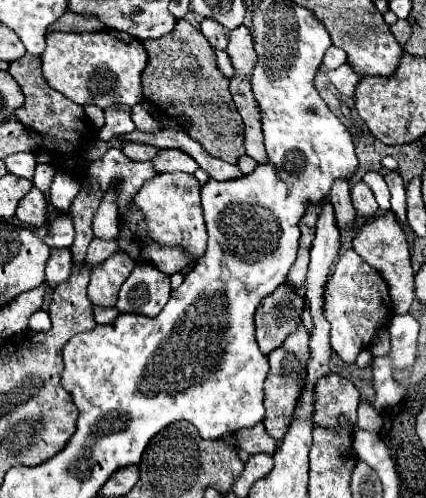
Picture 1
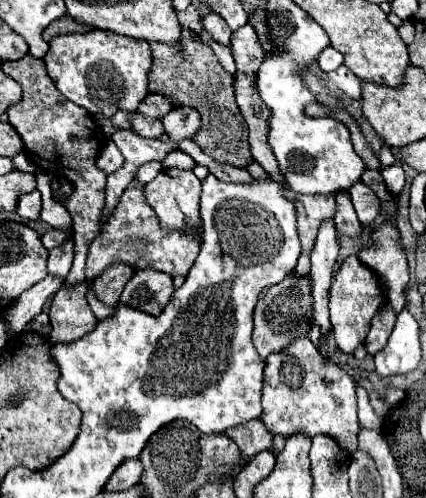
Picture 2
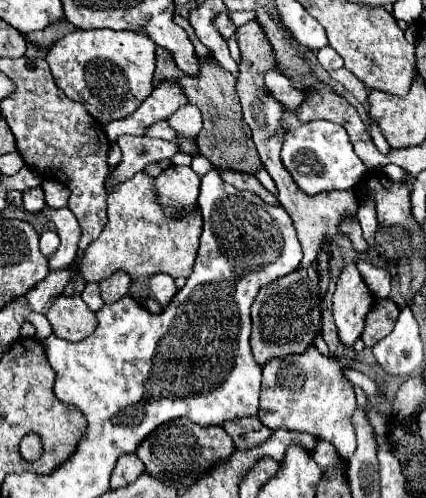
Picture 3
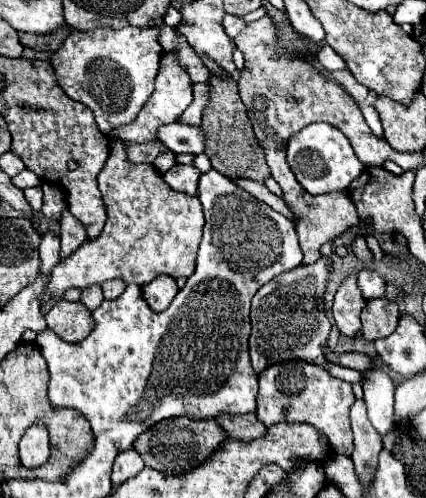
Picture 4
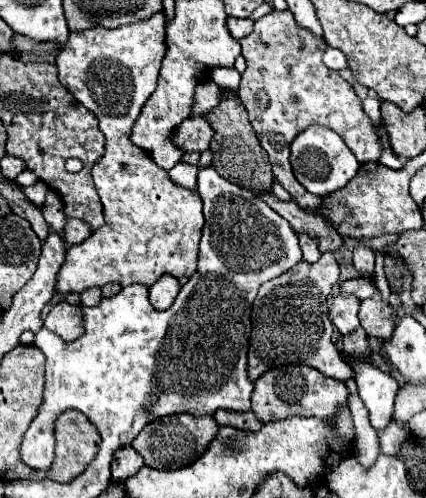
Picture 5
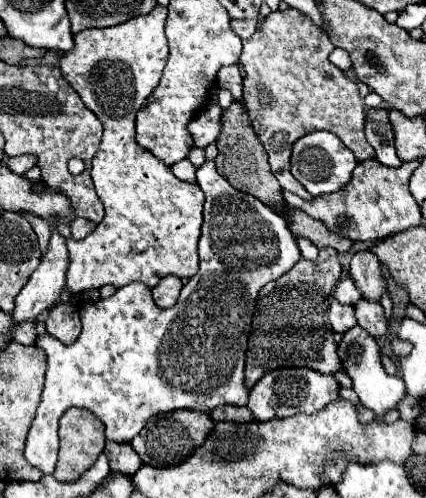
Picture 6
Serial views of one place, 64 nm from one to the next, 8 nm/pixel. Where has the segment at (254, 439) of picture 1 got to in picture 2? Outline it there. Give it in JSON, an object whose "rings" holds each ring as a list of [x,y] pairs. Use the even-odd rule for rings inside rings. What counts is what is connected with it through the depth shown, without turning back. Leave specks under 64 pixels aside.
{"rings":[[[252,420],[248,426],[232,428],[228,434],[238,444],[240,452],[250,458],[252,454],[272,448],[272,434],[266,430],[266,426],[260,420]]]}

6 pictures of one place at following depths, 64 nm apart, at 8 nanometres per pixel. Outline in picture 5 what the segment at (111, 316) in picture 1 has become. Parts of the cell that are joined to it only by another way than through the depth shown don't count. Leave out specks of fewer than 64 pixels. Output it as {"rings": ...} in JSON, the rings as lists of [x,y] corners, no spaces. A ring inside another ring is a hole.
{"rings":[[[90,288],[80,294],[80,300],[82,300],[82,306],[98,306],[102,300],[102,292],[100,288]]]}

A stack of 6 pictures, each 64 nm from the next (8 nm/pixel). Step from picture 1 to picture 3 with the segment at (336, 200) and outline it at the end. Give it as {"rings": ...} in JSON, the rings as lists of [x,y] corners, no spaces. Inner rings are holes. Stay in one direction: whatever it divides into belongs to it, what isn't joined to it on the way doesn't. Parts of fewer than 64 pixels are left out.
{"rings":[[[344,216],[344,220],[340,220],[338,232],[344,232],[344,234],[352,240],[354,250],[364,252],[364,250],[368,248],[368,244],[366,244],[366,240],[364,240],[364,236],[362,236],[362,228],[360,228],[356,216]]]}

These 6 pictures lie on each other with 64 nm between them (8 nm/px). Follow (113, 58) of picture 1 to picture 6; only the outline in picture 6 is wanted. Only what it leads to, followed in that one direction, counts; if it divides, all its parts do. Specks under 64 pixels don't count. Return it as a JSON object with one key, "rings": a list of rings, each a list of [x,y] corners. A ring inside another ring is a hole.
{"rings":[[[156,6],[148,16],[136,16],[120,26],[112,28],[90,28],[74,34],[74,48],[64,52],[60,58],[60,72],[68,80],[68,84],[78,92],[84,106],[92,110],[102,126],[104,138],[100,150],[92,160],[92,180],[96,192],[106,208],[104,220],[96,226],[96,230],[84,240],[76,242],[72,238],[66,240],[70,252],[70,266],[66,272],[66,288],[72,294],[82,294],[92,288],[102,288],[112,284],[122,288],[130,282],[142,282],[150,288],[158,284],[160,278],[172,274],[178,278],[190,278],[198,272],[198,238],[202,226],[202,204],[204,194],[198,184],[188,184],[178,180],[164,162],[160,162],[152,152],[142,148],[134,140],[134,118],[144,100],[156,88],[162,70],[168,58],[168,42],[164,36],[168,10],[164,6]]]}

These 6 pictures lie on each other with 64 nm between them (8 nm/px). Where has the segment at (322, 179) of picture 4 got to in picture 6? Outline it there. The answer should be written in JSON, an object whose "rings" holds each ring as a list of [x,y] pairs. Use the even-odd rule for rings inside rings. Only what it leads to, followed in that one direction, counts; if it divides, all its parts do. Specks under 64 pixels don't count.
{"rings":[[[314,130],[298,138],[292,146],[290,162],[292,175],[313,197],[330,194],[330,192],[344,188],[352,178],[352,170],[358,164],[354,154],[340,142],[340,138],[324,130]]]}

